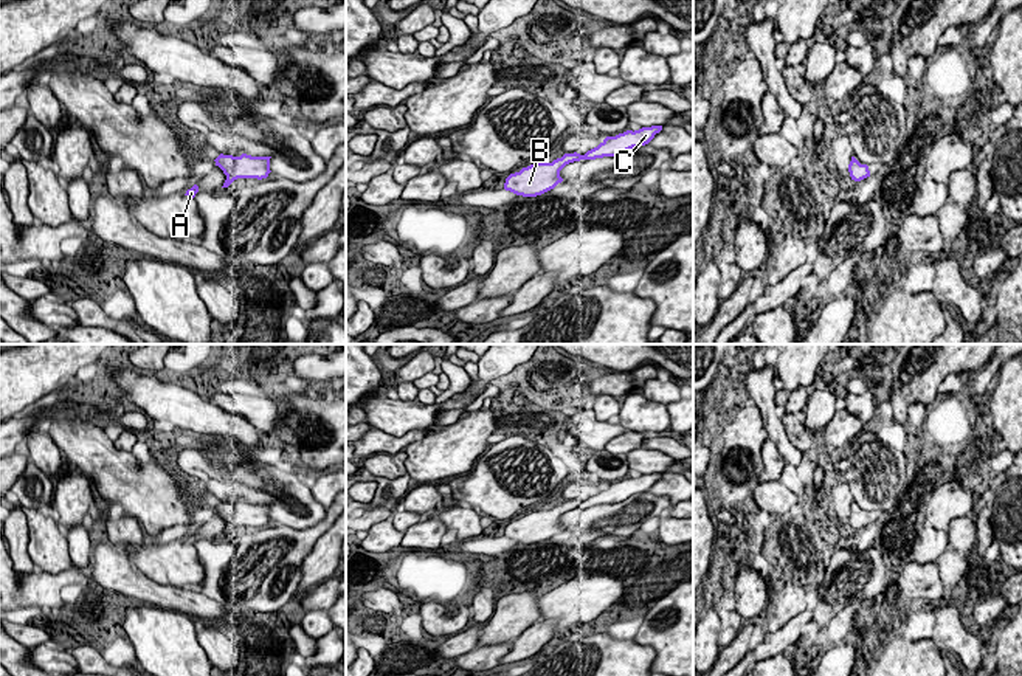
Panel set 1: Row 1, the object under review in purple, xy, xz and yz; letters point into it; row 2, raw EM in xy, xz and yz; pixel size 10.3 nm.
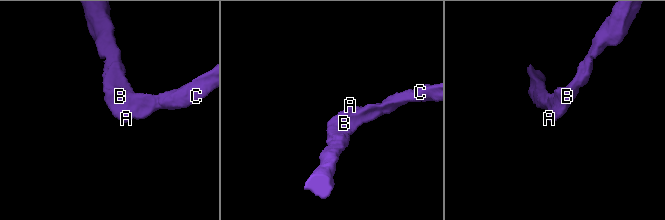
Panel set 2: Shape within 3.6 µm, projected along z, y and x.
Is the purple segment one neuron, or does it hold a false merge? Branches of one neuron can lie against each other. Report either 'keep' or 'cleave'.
keep

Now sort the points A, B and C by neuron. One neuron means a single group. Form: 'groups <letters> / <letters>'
groups A B C

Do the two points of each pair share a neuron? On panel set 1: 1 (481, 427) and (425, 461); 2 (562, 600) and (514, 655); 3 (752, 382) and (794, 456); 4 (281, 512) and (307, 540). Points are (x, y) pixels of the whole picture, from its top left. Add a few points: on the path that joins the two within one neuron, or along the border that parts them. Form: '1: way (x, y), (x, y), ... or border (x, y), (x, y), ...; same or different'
1: way (467, 438), (455, 450), (439, 455); same
2: way (557, 614), (528, 644); same
3: way (763, 400), (777, 438); same
4: border (326, 509), (309, 527), (281, 523); different

